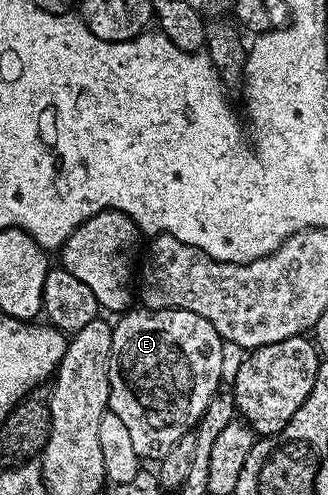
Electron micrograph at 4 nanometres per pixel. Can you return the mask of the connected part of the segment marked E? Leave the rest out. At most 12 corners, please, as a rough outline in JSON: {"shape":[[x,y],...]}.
{"shape":[[184,309],[113,324],[109,411],[143,460],[191,434],[223,339]]}

